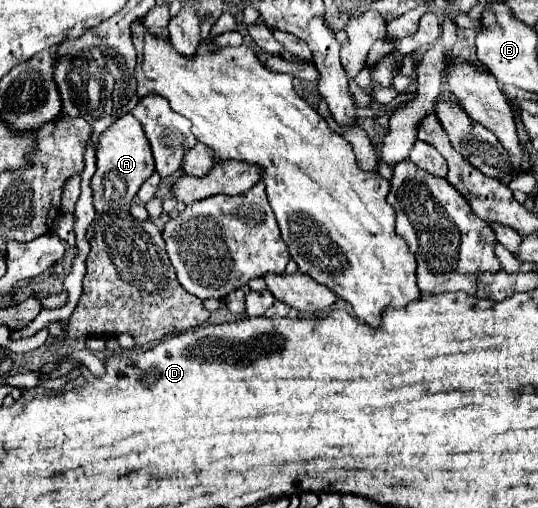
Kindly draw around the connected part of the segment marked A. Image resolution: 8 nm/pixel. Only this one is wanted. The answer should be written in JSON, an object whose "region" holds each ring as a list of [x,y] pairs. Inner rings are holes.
{"region":[[[133,114],[121,116],[115,120],[105,132],[99,134],[97,142],[97,172],[91,180],[93,188],[93,204],[99,214],[109,212],[115,206],[125,206],[133,202],[139,186],[155,172],[155,162],[151,156],[151,146],[147,144],[147,136]]]}

